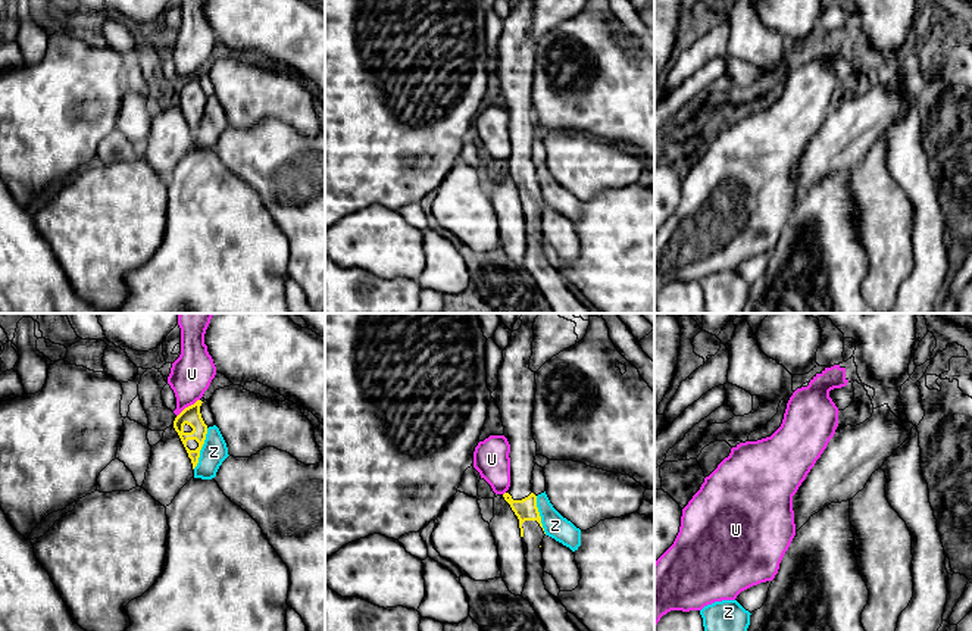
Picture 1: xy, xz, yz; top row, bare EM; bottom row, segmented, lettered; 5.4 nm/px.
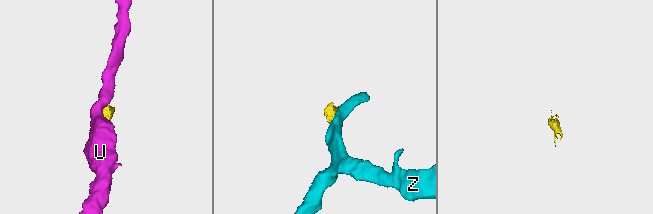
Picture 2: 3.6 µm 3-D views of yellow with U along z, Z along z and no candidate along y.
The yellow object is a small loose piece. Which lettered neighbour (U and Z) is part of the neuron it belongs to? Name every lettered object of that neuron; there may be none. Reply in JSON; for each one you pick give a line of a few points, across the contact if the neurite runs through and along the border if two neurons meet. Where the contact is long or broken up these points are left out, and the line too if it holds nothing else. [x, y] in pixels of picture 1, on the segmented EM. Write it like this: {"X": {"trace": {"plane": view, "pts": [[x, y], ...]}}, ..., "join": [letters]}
{"join": []}

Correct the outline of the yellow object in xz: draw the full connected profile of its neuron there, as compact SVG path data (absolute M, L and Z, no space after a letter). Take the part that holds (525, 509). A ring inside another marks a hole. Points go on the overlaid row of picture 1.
M522 313L521 328L512 332L512 340L503 350L498 385L491 393L500 409L504 437L510 444L510 487L503 497L519 519L525 547L528 574L522 597L531 603L547 631L579 631L568 618L566 607L546 590L543 581L541 543L546 532L531 484L537 456L532 435L537 384L535 372L529 369L529 359L537 316L538 313Z

